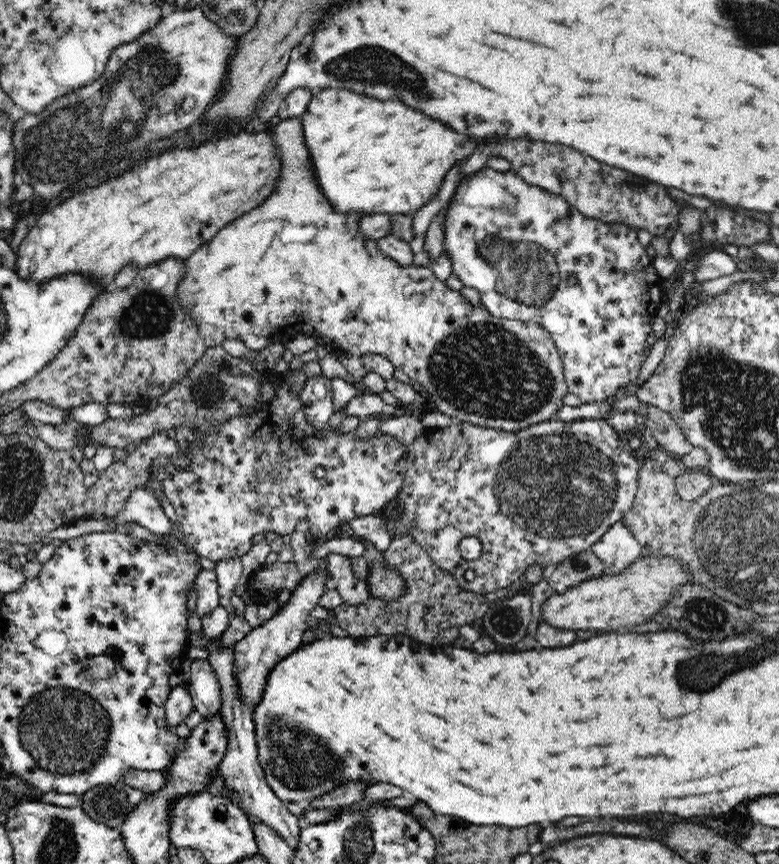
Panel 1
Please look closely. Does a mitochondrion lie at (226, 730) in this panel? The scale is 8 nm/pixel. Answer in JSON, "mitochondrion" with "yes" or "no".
{"mitochondrion":"no"}

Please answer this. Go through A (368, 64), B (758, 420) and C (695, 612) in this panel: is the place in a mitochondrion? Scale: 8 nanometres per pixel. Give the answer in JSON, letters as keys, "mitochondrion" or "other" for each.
{"A":"mitochondrion","B":"mitochondrion","C":"mitochondrion"}

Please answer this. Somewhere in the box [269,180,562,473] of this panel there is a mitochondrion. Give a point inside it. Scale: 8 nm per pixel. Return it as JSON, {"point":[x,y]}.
{"point":[484,370]}

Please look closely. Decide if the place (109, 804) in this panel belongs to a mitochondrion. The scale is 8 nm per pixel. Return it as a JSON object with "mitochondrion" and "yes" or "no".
{"mitochondrion":"yes"}

